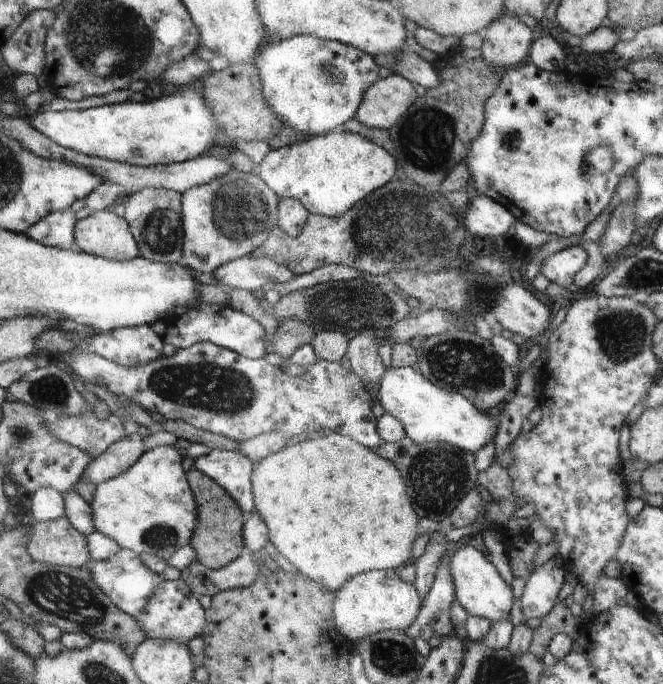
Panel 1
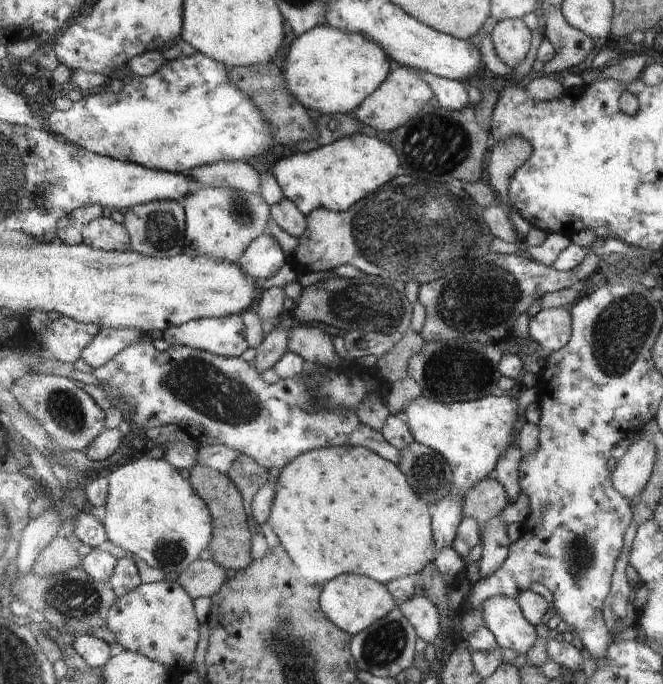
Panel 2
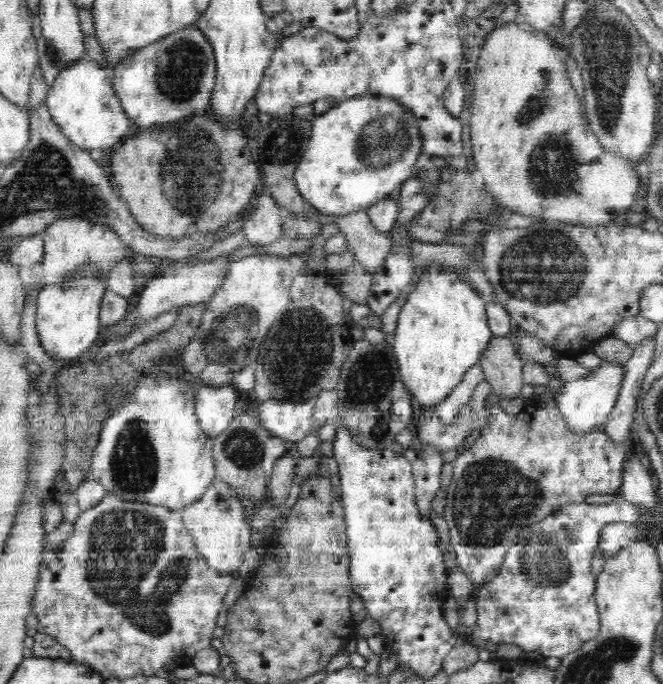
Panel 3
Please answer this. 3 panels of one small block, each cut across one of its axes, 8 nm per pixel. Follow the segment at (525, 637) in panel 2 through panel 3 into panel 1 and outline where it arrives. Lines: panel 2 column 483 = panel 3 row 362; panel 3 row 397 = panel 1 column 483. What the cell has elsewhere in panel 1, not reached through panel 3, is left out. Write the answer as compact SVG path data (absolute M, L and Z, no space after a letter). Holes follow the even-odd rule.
M463 546L451 556L451 580L455 582L455 600L467 616L487 620L491 626L501 620L509 620L511 608L515 604L513 588L497 574L493 564L485 560L485 556L479 554L473 546Z

